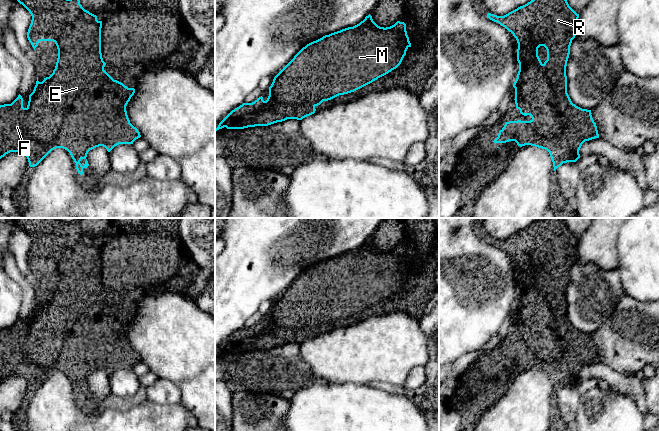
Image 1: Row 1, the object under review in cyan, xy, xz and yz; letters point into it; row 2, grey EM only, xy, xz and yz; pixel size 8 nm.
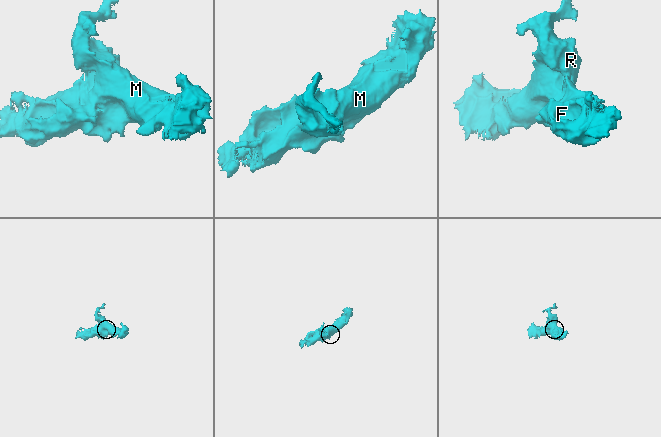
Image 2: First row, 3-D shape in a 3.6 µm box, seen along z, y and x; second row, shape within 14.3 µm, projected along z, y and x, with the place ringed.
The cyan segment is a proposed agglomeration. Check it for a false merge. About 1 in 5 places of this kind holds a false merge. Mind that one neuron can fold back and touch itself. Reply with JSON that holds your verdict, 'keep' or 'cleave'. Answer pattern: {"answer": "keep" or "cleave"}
{"answer": "keep"}

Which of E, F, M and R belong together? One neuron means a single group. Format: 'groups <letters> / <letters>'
groups E F M R

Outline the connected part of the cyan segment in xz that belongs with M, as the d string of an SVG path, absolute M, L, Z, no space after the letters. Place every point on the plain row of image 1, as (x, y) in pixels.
M369 238L359 248L325 259L303 271L274 301L266 325L261 320L252 327L243 327L232 334L219 347L215 355L224 351L227 353L244 353L255 350L268 350L287 343L302 344L314 338L315 331L323 325L354 316L396 293L401 288L409 271L411 271L411 267L404 246L397 245L394 249L384 252L378 250Z

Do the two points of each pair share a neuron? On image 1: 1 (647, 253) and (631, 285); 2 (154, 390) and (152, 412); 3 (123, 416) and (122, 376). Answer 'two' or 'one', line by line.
1: one
2: two
3: two

